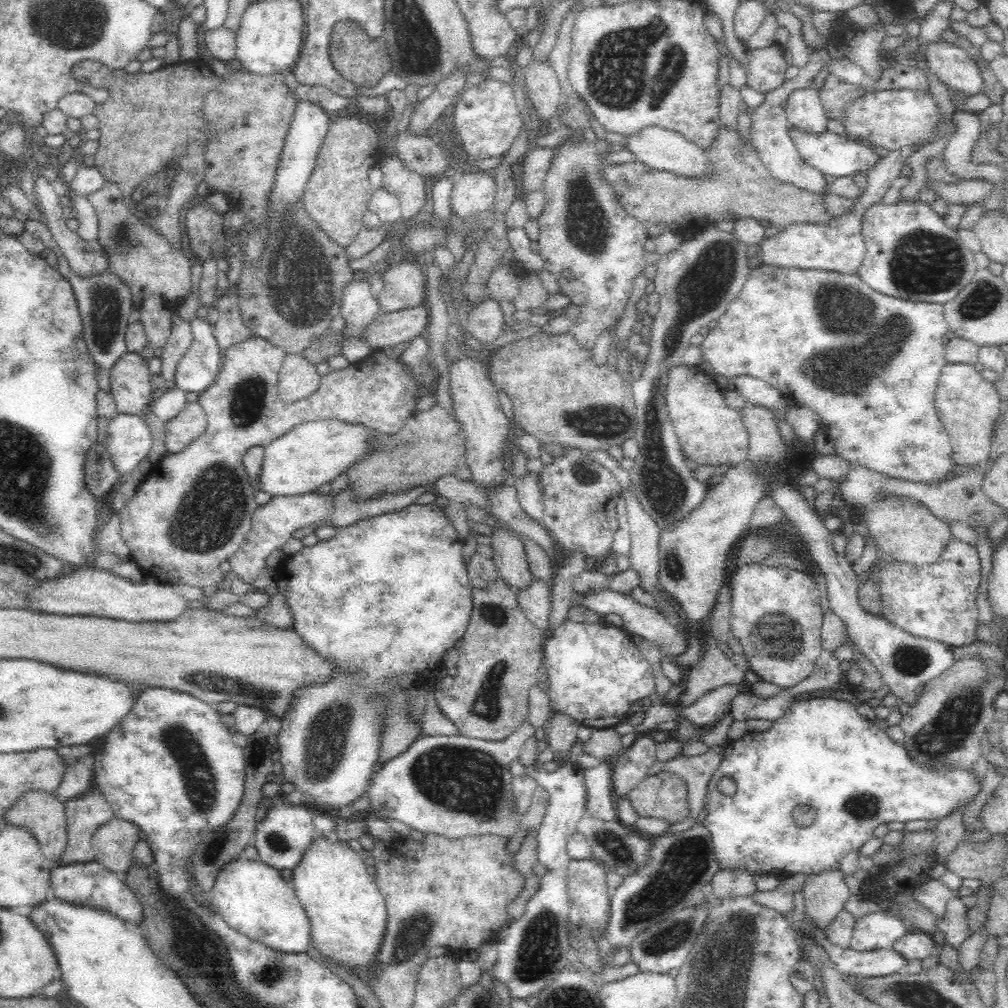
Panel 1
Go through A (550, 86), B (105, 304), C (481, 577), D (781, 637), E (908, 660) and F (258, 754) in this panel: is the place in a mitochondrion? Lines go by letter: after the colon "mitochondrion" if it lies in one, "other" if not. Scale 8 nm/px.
A: other
B: mitochondrion
C: other
D: mitochondrion
E: mitochondrion
F: mitochondrion

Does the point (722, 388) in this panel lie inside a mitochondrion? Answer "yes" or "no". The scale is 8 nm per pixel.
no

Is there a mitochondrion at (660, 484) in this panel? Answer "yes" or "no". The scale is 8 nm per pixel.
yes

